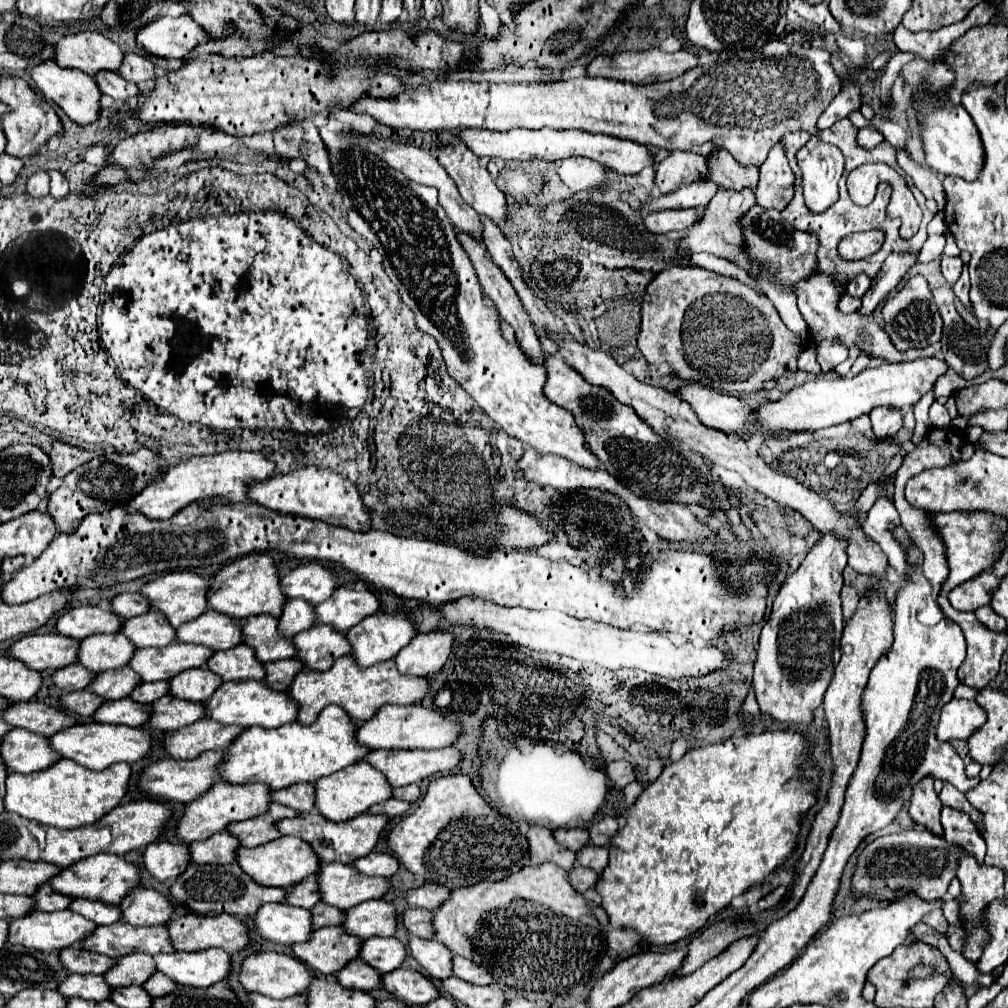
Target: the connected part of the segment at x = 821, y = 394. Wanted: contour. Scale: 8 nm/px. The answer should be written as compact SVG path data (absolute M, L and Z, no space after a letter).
M924 357L924 359L914 359L914 361L900 361L900 363L870 367L870 369L864 369L856 377L814 379L782 395L780 401L760 405L756 409L756 417L760 421L758 429L762 433L816 431L816 429L832 427L832 425L868 415L876 407L890 407L890 409L914 407L920 401L920 397L928 393L938 381L938 377L944 375L946 371L948 371L948 363L944 359Z

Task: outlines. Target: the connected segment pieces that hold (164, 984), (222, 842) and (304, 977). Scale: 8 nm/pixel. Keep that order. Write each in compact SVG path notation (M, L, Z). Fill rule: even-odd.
M156 971L156 973L152 973L152 977L142 987L144 987L144 991L150 993L150 997L162 997L162 995L168 995L170 991L174 991L176 983Z
M226 831L214 833L214 837L208 837L204 841L190 843L190 863L230 863L234 861L234 851L238 849L238 841L228 835Z
M258 951L258 953L248 955L242 961L242 967L238 973L238 981L242 983L242 987L246 991L256 991L256 993L262 993L262 995L268 995L274 999L286 999L286 997L304 993L308 989L312 977L314 977L314 973L304 963L300 963L296 957L284 955L284 953L274 953L274 951Z

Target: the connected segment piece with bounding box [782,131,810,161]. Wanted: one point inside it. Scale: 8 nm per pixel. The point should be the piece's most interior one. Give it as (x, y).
(794, 142)

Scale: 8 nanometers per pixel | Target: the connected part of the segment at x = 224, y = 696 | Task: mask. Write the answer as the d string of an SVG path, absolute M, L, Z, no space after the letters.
M226 681L222 683L214 695L204 703L204 717L218 721L222 725L240 725L240 727L278 727L284 723L292 723L296 719L296 703L288 697L288 693L276 693L268 689L262 681Z

